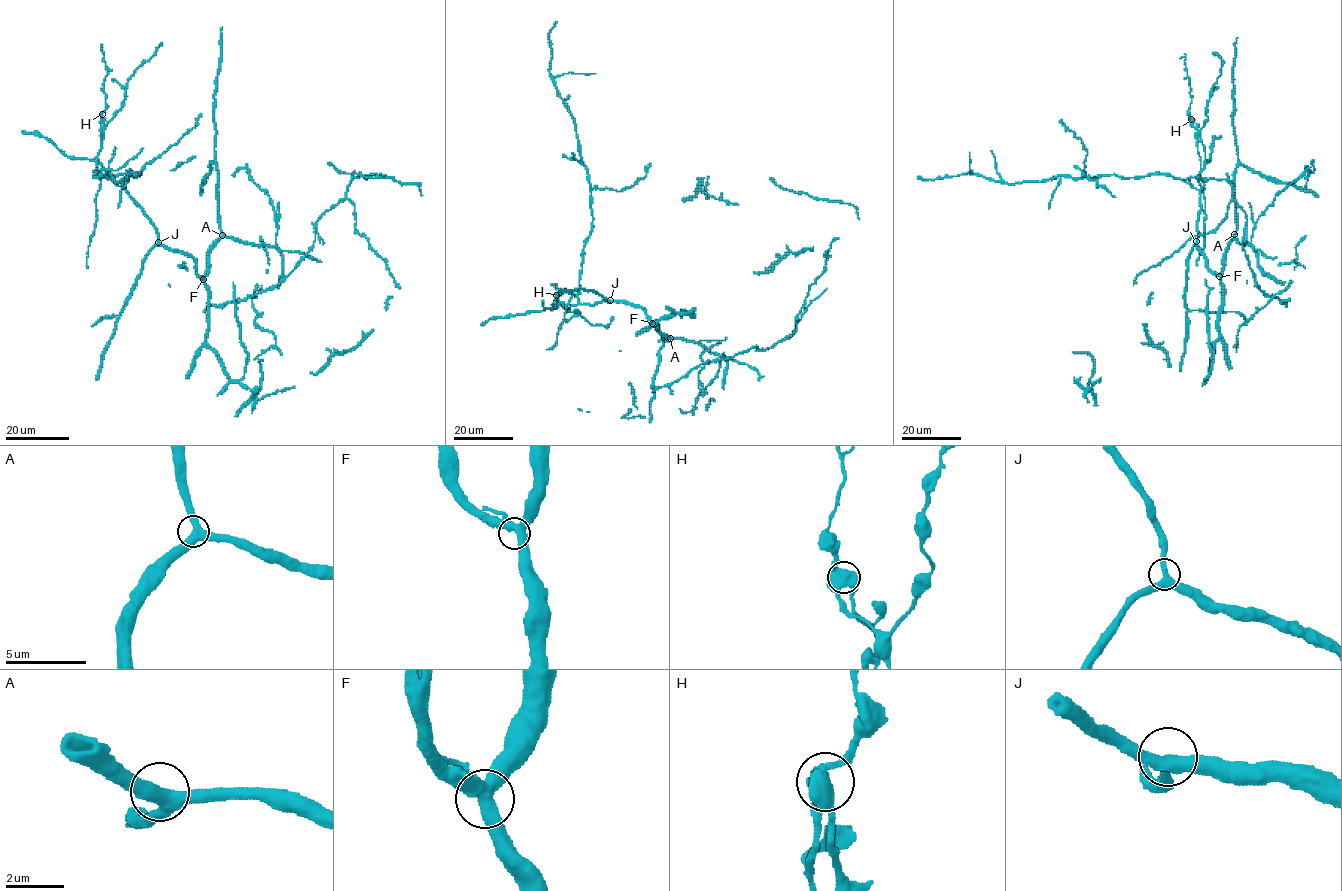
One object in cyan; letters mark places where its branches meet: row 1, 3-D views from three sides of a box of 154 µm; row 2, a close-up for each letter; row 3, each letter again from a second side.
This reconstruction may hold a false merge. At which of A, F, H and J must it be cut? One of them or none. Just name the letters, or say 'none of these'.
H

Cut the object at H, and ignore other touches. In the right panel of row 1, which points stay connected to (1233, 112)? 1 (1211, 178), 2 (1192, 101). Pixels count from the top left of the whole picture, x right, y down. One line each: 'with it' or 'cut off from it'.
1: with it
2: cut off from it

